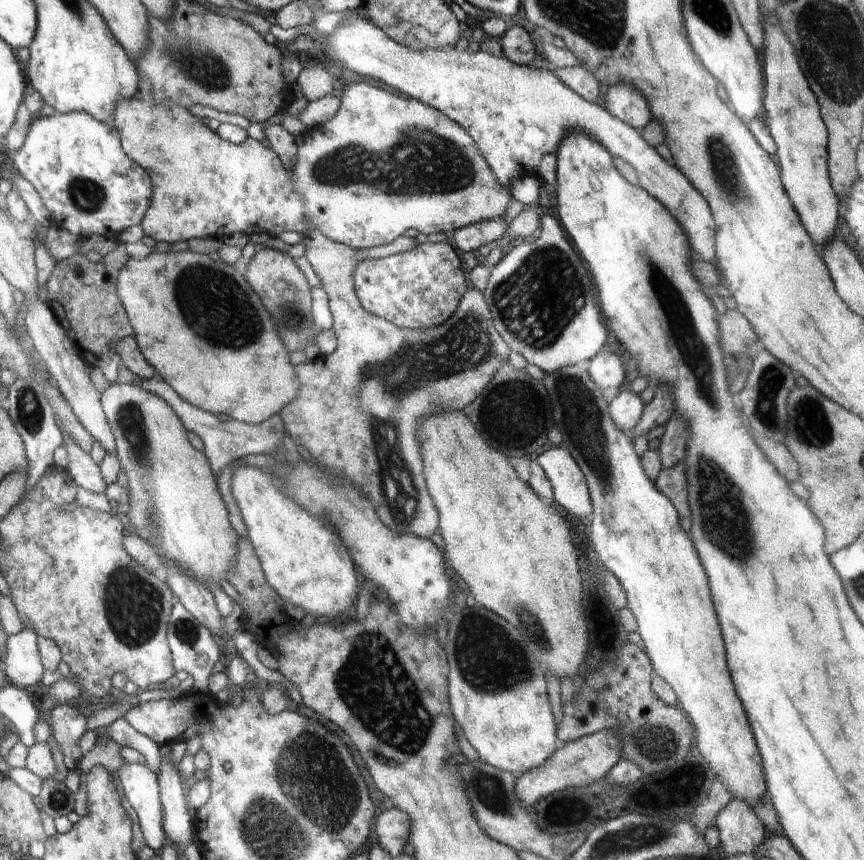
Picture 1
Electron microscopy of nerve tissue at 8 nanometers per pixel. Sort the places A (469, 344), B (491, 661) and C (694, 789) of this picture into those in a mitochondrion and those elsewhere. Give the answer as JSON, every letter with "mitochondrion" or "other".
{"A":"mitochondrion","B":"mitochondrion","C":"mitochondrion"}

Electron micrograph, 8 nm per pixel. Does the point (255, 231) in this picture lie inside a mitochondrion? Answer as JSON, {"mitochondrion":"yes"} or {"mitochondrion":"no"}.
{"mitochondrion":"no"}

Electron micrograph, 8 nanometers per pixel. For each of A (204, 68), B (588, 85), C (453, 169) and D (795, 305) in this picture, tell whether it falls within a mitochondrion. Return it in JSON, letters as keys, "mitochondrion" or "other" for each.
{"A":"mitochondrion","B":"other","C":"mitochondrion","D":"other"}

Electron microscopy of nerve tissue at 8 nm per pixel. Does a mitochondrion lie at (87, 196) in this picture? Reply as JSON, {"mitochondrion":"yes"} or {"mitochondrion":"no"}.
{"mitochondrion":"yes"}

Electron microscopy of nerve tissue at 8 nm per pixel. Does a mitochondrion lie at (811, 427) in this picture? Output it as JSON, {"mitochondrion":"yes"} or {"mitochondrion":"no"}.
{"mitochondrion":"yes"}

